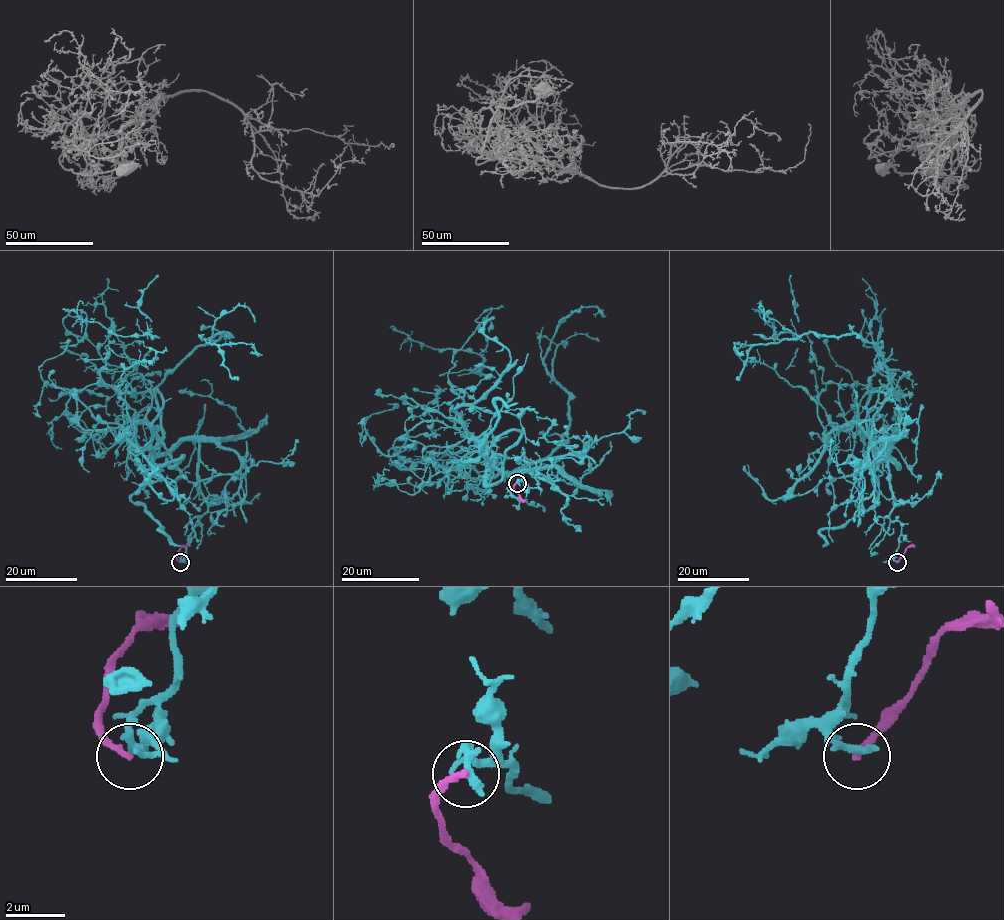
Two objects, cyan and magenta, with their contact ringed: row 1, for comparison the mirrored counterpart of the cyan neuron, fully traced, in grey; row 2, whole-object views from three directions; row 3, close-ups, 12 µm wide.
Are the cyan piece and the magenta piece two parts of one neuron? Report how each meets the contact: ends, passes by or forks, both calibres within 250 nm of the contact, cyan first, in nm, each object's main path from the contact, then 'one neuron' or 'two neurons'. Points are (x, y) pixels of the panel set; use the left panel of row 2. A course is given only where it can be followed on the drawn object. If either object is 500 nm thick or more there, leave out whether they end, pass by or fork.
cyan ends there; magenta ends there; 360 nm thick on the cyan side, 190 nm on the other; cyan runs (180, 562), (207, 500), (147, 425), (124, 433), (130, 420), (116, 386), (152, 338), (84, 321), (82, 303); magenta runs (180, 562), (177, 551), (188, 543); two neurons

